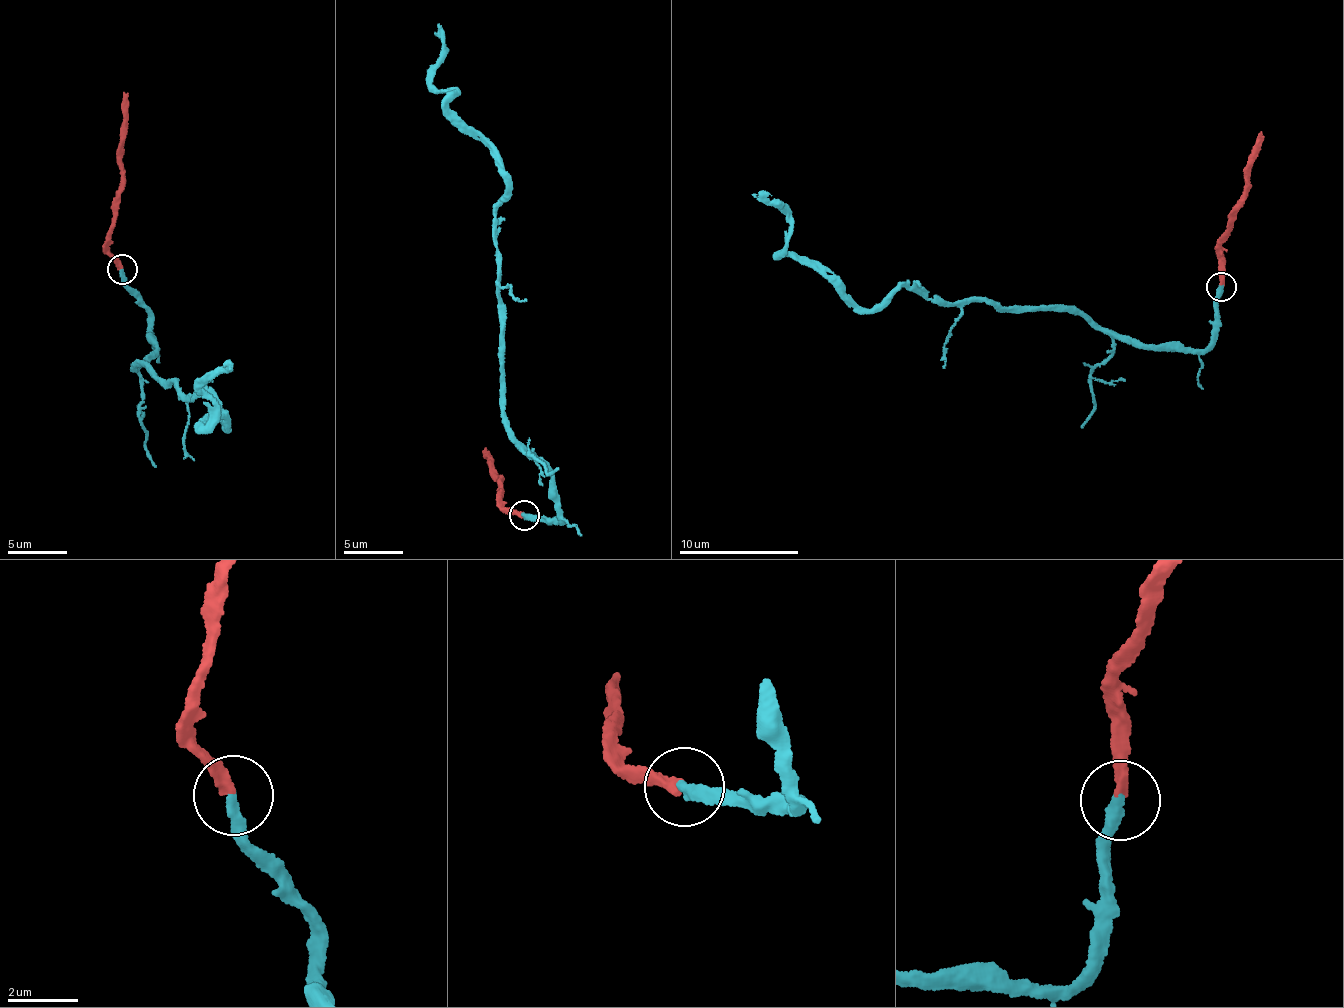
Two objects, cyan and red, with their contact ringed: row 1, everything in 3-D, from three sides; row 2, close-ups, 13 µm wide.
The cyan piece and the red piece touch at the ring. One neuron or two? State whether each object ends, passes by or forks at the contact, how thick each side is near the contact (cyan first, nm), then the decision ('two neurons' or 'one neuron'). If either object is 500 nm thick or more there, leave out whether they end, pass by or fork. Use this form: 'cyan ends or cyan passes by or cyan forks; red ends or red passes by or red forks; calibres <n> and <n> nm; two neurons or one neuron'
cyan ends; red ends; calibres 320 and 280 nm; one neuron

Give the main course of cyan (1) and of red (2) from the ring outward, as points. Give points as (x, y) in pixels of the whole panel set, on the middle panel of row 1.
1: (524, 515), (561, 520), (551, 468), (509, 428), (503, 395), (495, 212), (507, 179), (431, 79), (438, 23)
2: (524, 515), (504, 509), (497, 497), (501, 493), (497, 480), (501, 481), (487, 460), (485, 450)

